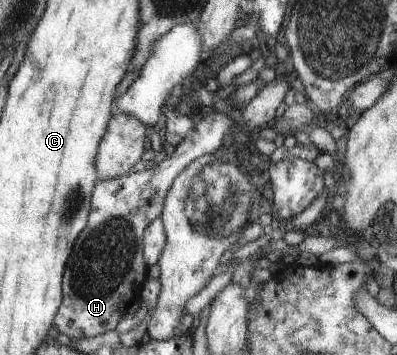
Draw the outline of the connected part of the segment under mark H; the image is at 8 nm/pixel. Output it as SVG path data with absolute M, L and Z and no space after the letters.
M212 110L174 146L171 155L142 171L100 180L95 185L84 233L76 241L63 273L63 303L53 321L54 327L69 339L82 339L106 333L116 327L126 307L142 291L148 266L143 260L143 232L162 212L163 201L175 177L197 157L212 153L226 140L234 122L224 111Z

